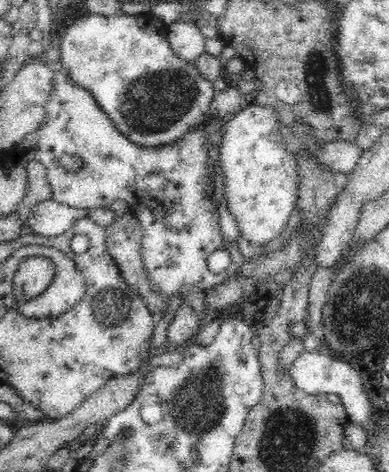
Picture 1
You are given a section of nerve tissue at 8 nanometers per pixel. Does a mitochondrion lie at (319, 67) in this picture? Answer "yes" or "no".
yes

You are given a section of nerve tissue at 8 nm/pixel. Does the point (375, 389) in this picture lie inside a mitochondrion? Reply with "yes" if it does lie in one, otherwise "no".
no

